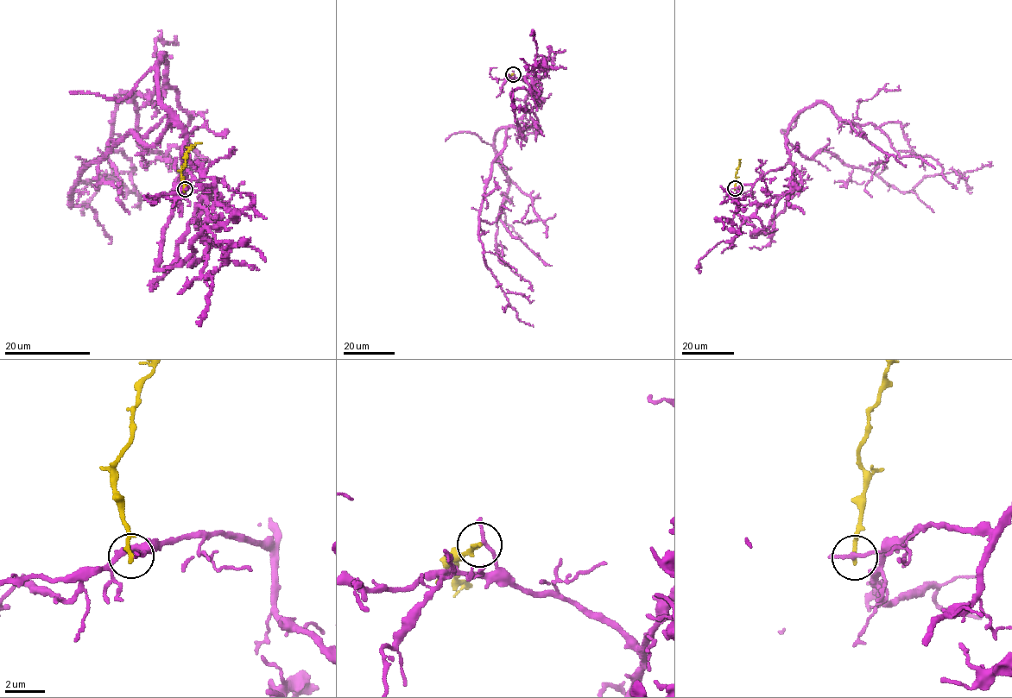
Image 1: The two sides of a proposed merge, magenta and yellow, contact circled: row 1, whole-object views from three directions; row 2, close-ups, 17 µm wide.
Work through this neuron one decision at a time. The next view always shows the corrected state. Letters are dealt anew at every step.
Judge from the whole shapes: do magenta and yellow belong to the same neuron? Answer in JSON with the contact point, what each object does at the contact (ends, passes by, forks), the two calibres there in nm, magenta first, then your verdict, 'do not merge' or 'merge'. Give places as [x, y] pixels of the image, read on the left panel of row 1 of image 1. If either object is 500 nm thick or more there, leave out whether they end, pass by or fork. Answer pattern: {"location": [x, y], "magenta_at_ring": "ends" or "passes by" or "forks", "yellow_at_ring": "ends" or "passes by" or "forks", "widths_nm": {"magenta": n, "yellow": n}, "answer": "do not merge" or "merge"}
{"location": [185, 189], "magenta_at_ring": "ends", "yellow_at_ring": "ends", "widths_nm": {"magenta": 220, "yellow": 220}, "answer": "do not merge"}

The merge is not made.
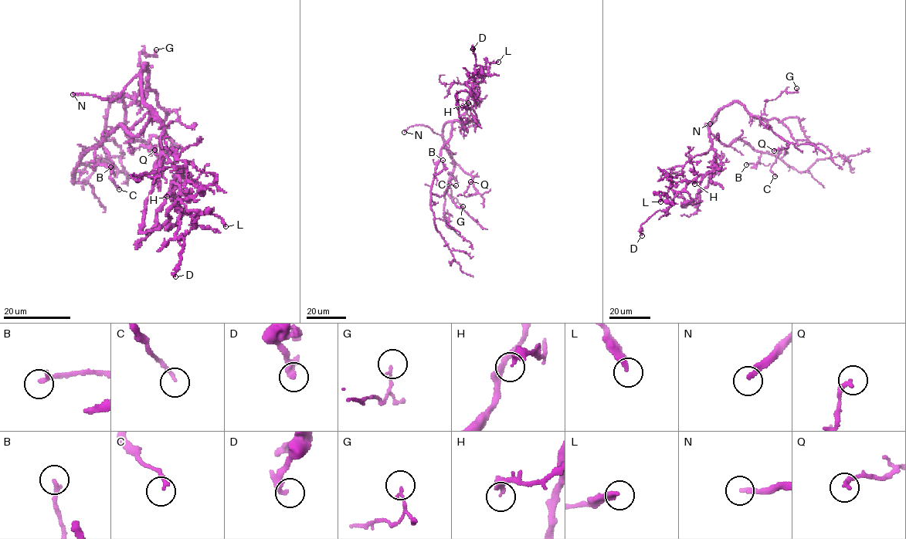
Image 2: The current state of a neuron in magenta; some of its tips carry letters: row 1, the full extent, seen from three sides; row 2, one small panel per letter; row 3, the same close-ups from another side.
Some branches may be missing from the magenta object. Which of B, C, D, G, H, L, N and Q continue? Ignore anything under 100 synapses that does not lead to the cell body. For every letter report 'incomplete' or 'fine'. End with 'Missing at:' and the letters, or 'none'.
B: fine
C: fine
D: fine
G: fine
H: fine
L: fine
N: incomplete
Q: fine
Missing at: N

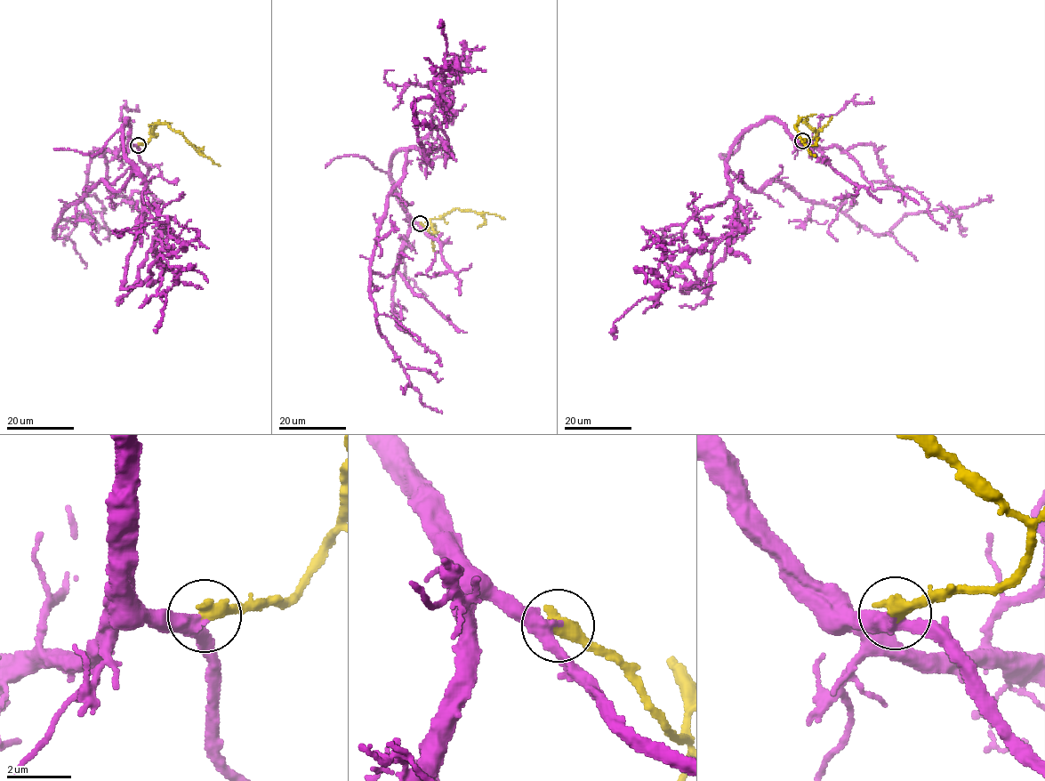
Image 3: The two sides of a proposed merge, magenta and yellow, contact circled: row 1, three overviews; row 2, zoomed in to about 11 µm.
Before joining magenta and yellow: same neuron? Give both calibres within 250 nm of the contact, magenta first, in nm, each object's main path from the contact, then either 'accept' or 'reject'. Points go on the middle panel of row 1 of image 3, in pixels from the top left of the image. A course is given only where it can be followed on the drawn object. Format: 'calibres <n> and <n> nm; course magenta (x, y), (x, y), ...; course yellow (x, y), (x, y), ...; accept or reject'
calibres 400 and 500 nm; course magenta (420, 223), (391, 176), (401, 149), (405, 171), (388, 197), (371, 297), (377, 328), (435, 409); course yellow (420, 223), (432, 235), (431, 218), (440, 218), (455, 208), (494, 213), (504, 219); accept

